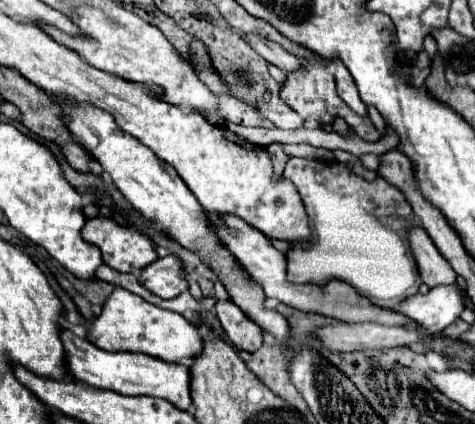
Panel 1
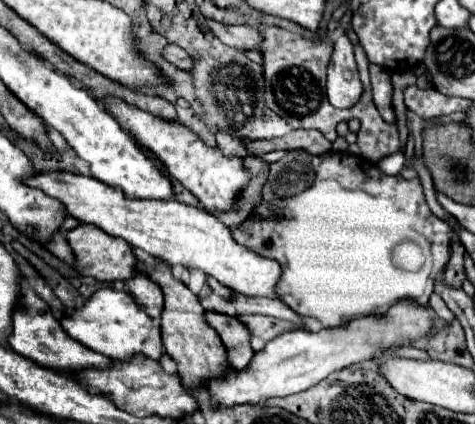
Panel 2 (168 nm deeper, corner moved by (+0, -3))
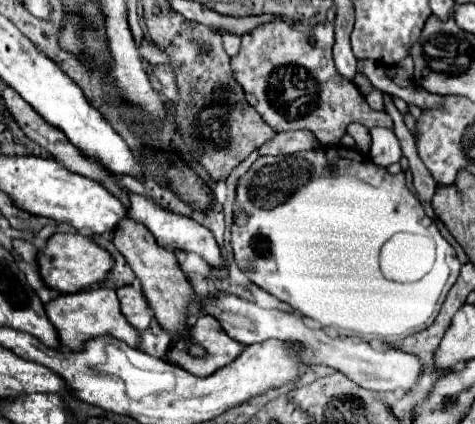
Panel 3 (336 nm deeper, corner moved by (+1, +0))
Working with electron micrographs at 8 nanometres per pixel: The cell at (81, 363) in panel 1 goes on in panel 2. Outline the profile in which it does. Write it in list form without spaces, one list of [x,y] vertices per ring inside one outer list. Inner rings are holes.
[[[28,287],[20,289],[20,299],[18,299],[18,303],[14,307],[14,315],[12,315],[12,333],[8,335],[8,345],[16,353],[36,361],[38,365],[50,367],[50,369],[56,369],[62,373],[74,373],[74,371],[80,371],[86,367],[106,367],[110,363],[108,357],[86,349],[84,345],[74,341],[70,335],[66,335],[66,331],[60,327],[58,319],[52,315],[48,303],[44,303]]]

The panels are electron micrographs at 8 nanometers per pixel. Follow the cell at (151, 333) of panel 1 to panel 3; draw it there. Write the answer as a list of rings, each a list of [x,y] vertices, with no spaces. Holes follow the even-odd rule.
[[[89,288],[75,294],[65,294],[45,304],[45,310],[51,324],[57,328],[57,334],[61,336],[61,344],[67,346],[69,350],[79,352],[85,348],[85,340],[91,340],[93,336],[105,336],[105,334],[117,340],[125,340],[133,348],[139,348],[141,332],[133,328],[129,320],[125,320],[121,312],[121,302],[113,288]]]

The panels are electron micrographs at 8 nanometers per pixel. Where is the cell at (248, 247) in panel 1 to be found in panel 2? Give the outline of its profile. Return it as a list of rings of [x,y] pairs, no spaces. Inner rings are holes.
[[[52,171],[52,173],[36,173],[30,179],[24,181],[30,187],[42,189],[48,197],[58,199],[68,215],[72,215],[74,219],[78,219],[80,223],[90,223],[100,227],[104,233],[112,235],[112,237],[120,237],[124,239],[130,247],[140,247],[150,255],[160,257],[162,261],[166,261],[168,265],[182,265],[188,269],[200,269],[206,275],[218,279],[222,285],[234,289],[236,293],[248,295],[248,297],[276,297],[274,293],[274,285],[278,283],[280,277],[280,265],[274,259],[266,259],[242,245],[238,245],[232,237],[232,231],[218,221],[214,215],[210,215],[208,211],[178,203],[174,199],[130,199],[126,195],[122,195],[122,191],[118,191],[118,187],[108,187],[106,183],[94,179],[94,177],[84,177],[84,175],[76,175],[76,173],[66,173],[66,171]]]

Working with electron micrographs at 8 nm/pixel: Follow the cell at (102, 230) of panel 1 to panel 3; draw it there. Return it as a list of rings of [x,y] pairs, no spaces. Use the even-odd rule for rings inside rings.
[[[69,232],[69,234],[53,234],[47,240],[47,248],[39,252],[39,272],[43,282],[59,292],[77,292],[81,288],[95,288],[99,282],[107,278],[111,268],[115,266],[113,256],[97,246],[91,238],[79,234],[79,232]]]

